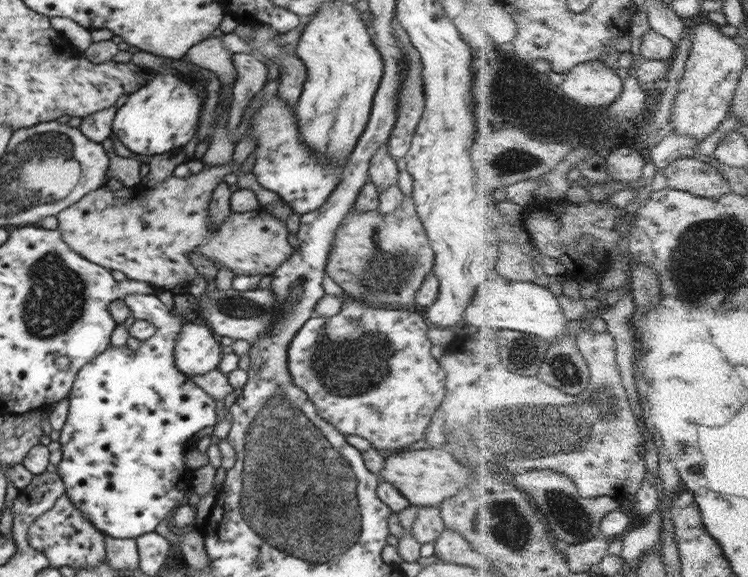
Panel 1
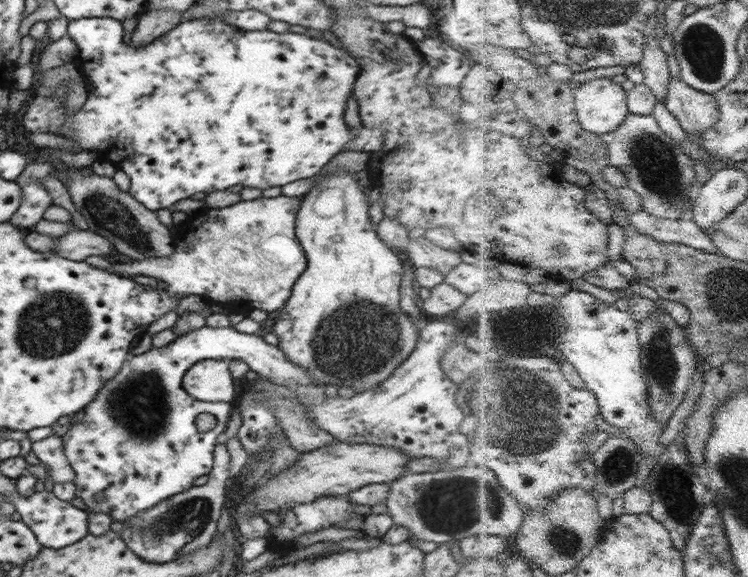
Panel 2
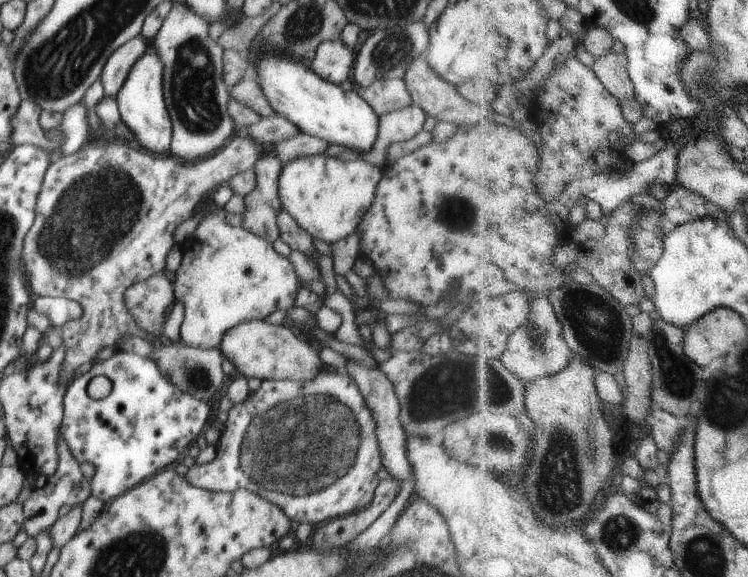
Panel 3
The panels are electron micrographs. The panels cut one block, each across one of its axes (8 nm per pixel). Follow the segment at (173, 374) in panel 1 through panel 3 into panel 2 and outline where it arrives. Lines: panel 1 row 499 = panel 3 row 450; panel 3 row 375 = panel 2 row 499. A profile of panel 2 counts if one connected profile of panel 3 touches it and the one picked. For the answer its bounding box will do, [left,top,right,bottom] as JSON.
[63,327,330,522]

